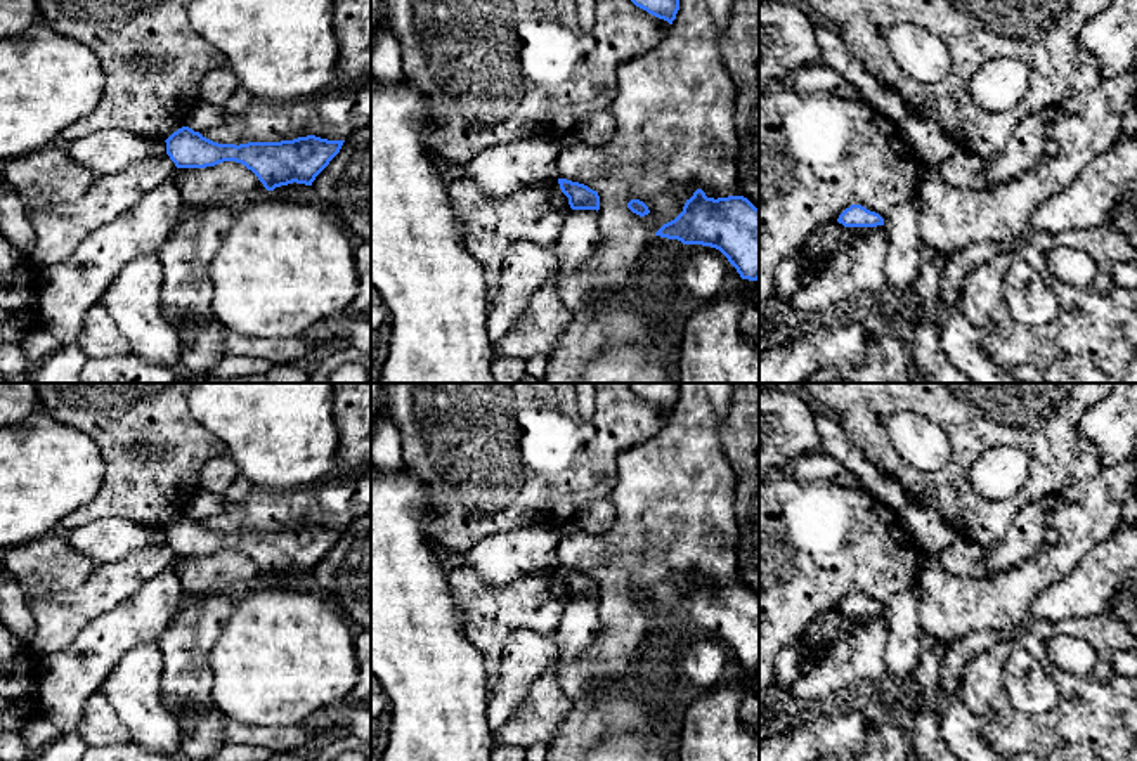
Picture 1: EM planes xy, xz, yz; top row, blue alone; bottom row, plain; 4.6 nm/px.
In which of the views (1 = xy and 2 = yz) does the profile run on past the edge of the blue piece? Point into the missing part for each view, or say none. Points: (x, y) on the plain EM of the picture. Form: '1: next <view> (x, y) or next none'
1: next none
2: next none

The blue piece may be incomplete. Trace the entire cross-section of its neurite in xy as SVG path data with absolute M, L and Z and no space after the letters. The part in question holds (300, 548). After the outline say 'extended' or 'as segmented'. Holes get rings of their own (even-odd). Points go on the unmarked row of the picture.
M189 515L173 520L166 543L177 556L206 556L236 550L251 558L267 579L288 572L312 574L315 565L340 541L345 529L315 524L281 530L218 532Z | as segmented

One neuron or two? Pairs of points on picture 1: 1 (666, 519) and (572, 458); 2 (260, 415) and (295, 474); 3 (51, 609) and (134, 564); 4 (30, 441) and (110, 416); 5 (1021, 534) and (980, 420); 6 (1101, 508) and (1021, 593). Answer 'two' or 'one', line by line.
1: two
2: one
3: one
4: two
5: two
6: one

